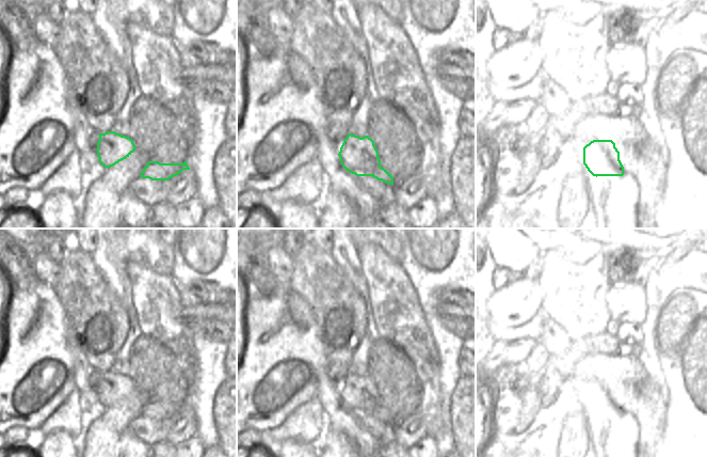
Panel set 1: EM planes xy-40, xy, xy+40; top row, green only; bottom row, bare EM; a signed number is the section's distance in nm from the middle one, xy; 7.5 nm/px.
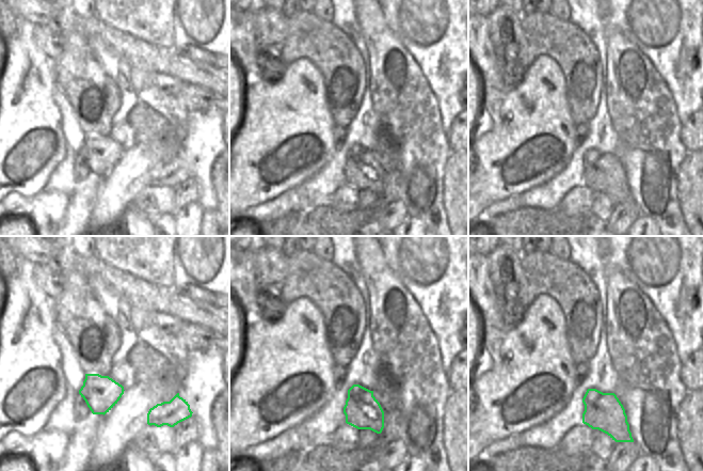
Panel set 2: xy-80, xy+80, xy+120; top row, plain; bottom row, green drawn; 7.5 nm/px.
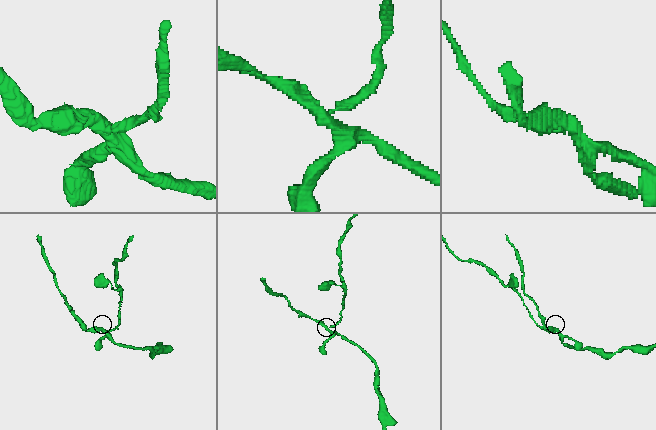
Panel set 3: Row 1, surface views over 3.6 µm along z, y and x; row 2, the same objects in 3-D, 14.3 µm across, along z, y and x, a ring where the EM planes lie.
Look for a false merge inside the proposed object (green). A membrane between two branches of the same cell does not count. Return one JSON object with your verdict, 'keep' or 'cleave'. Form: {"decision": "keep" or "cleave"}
{"decision": "cleave"}

